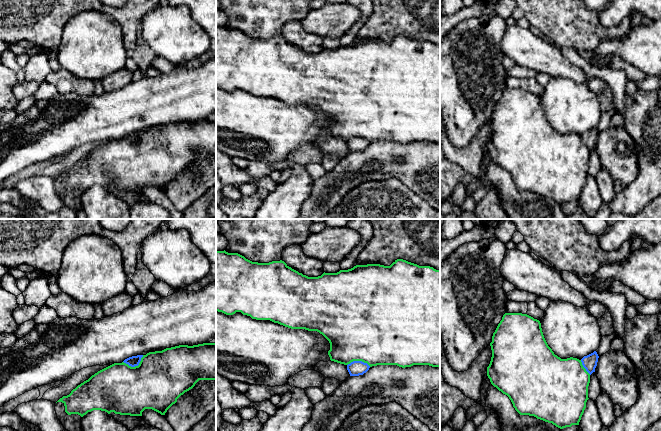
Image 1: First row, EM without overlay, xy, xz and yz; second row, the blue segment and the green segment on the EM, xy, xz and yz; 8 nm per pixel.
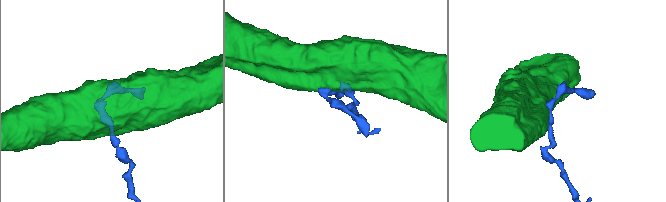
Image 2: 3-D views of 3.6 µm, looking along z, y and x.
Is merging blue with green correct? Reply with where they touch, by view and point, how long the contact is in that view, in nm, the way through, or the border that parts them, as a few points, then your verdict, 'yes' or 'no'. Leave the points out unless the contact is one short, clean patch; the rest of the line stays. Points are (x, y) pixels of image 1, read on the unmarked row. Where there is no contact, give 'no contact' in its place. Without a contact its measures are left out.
xy (135, 141) | 180 nm | no

